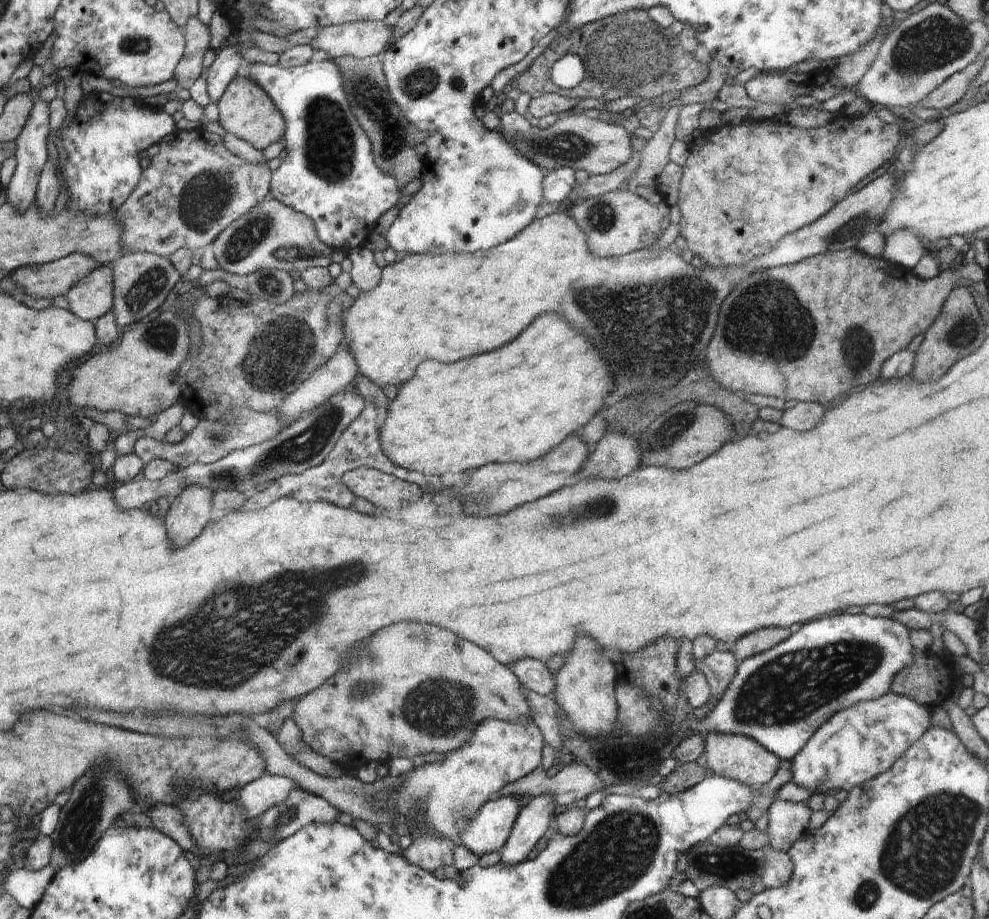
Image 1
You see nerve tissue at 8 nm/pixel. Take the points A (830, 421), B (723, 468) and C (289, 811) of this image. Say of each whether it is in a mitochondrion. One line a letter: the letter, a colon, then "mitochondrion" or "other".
A: other
B: other
C: mitochondrion

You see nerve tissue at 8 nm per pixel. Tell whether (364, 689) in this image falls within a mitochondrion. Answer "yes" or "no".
yes

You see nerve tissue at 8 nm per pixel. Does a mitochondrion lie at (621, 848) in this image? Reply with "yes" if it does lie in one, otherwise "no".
yes

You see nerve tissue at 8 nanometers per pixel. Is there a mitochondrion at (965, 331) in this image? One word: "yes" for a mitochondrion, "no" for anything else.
yes

